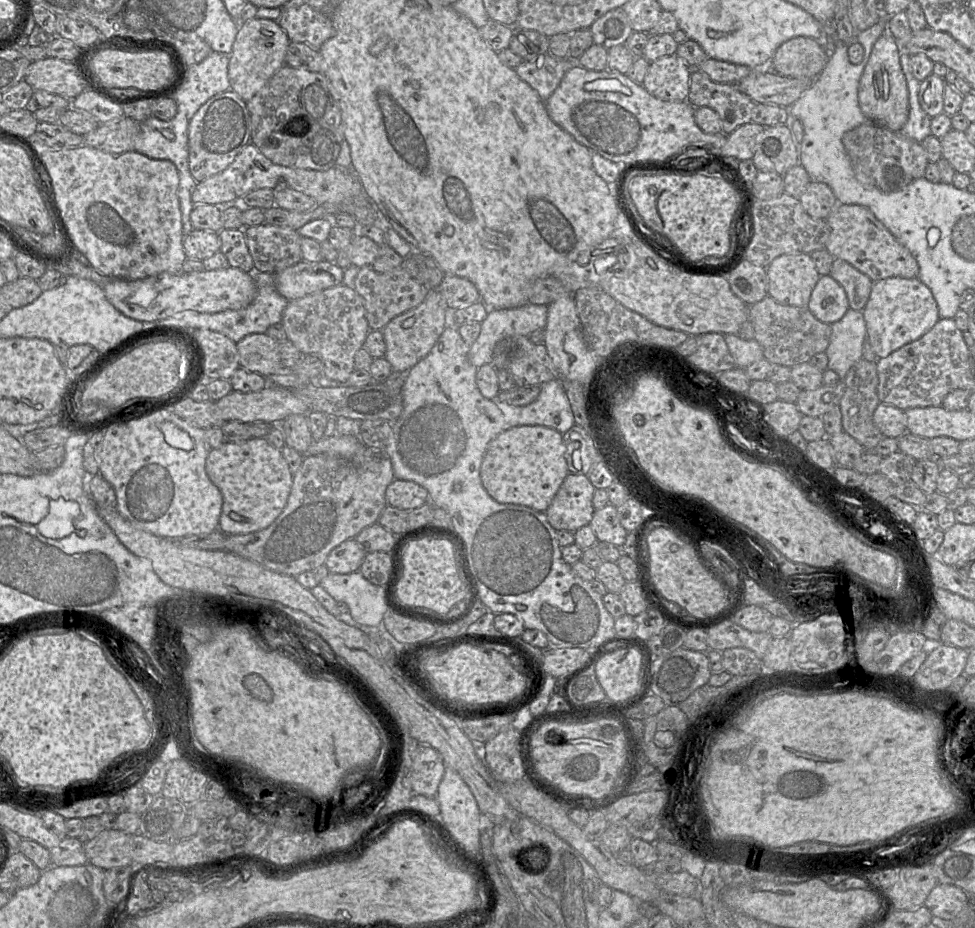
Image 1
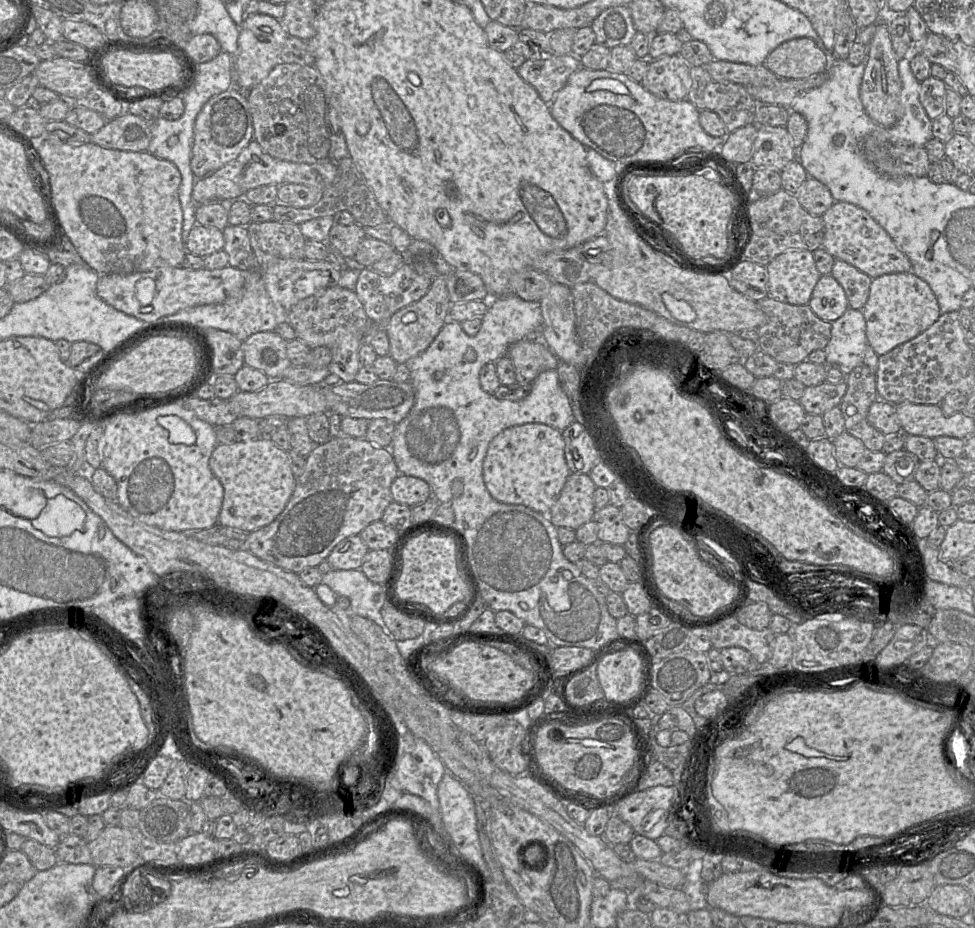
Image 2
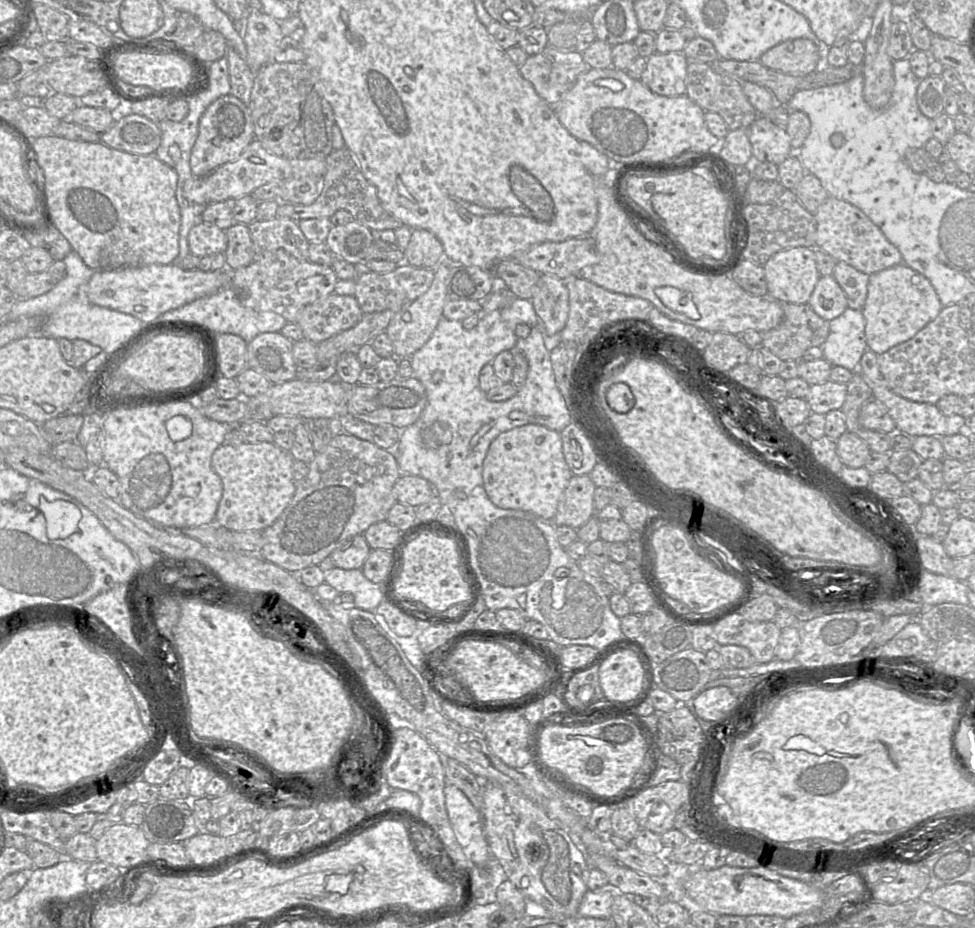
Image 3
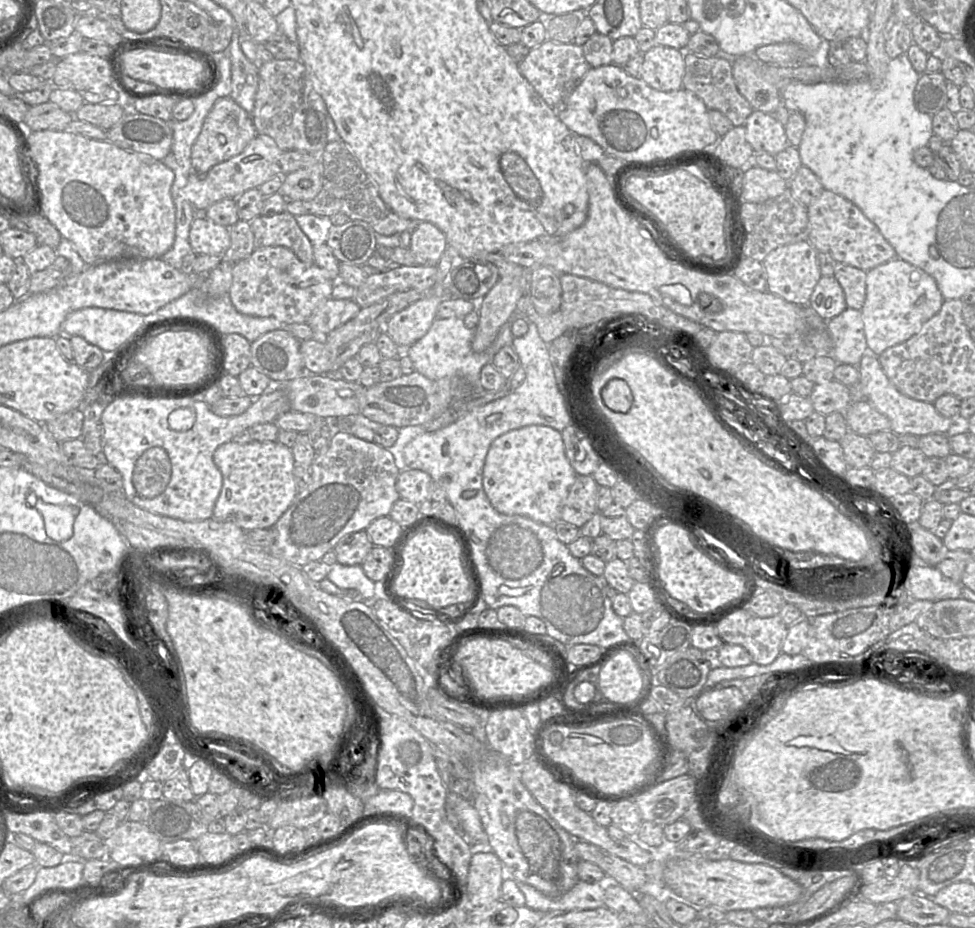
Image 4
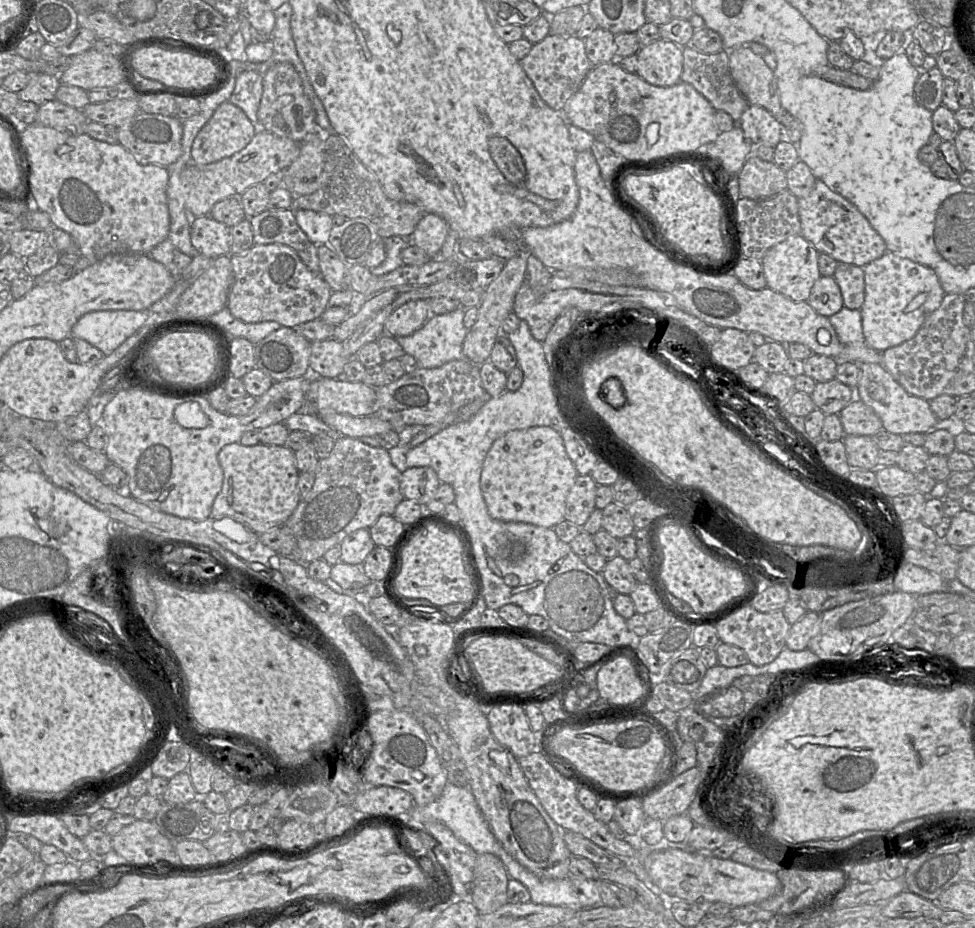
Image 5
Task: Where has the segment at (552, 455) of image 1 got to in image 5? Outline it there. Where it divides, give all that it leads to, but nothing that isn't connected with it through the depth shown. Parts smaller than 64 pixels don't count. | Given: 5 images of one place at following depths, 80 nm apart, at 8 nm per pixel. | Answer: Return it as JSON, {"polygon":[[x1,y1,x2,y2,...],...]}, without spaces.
{"polygon":[[546,426,512,430,488,451,480,488,490,516,503,522,554,527,565,519,566,499,578,473,560,434]]}

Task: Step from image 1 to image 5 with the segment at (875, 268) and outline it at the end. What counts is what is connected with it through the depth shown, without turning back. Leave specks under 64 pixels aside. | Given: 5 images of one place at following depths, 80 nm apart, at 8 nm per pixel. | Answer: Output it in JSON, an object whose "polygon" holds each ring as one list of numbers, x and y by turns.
{"polygon":[[816,179,814,189,805,198,798,199,801,234,819,253,830,255,837,262,864,267,881,257,886,245,862,213,847,199]]}

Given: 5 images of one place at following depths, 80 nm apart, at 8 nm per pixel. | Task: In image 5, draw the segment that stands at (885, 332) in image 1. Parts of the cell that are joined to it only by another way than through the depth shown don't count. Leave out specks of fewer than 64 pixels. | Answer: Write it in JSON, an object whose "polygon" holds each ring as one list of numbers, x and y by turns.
{"polygon":[[886,251,863,267,864,302,860,309,865,343,878,352,912,339,945,295,936,273,929,267]]}

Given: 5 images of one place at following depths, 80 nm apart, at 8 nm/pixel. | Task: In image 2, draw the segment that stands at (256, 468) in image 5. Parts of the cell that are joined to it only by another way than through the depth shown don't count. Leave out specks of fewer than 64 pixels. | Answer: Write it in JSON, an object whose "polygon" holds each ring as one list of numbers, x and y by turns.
{"polygon":[[268,436,217,444,209,467,224,488,218,523,243,532,252,532,272,523,286,507,296,485,288,452]]}

